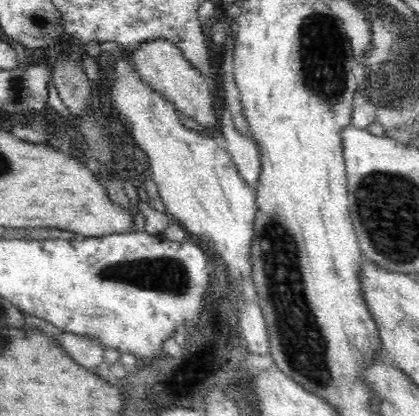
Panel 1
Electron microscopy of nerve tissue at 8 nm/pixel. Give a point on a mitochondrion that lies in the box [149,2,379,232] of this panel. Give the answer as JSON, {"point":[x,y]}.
{"point":[322,72]}

